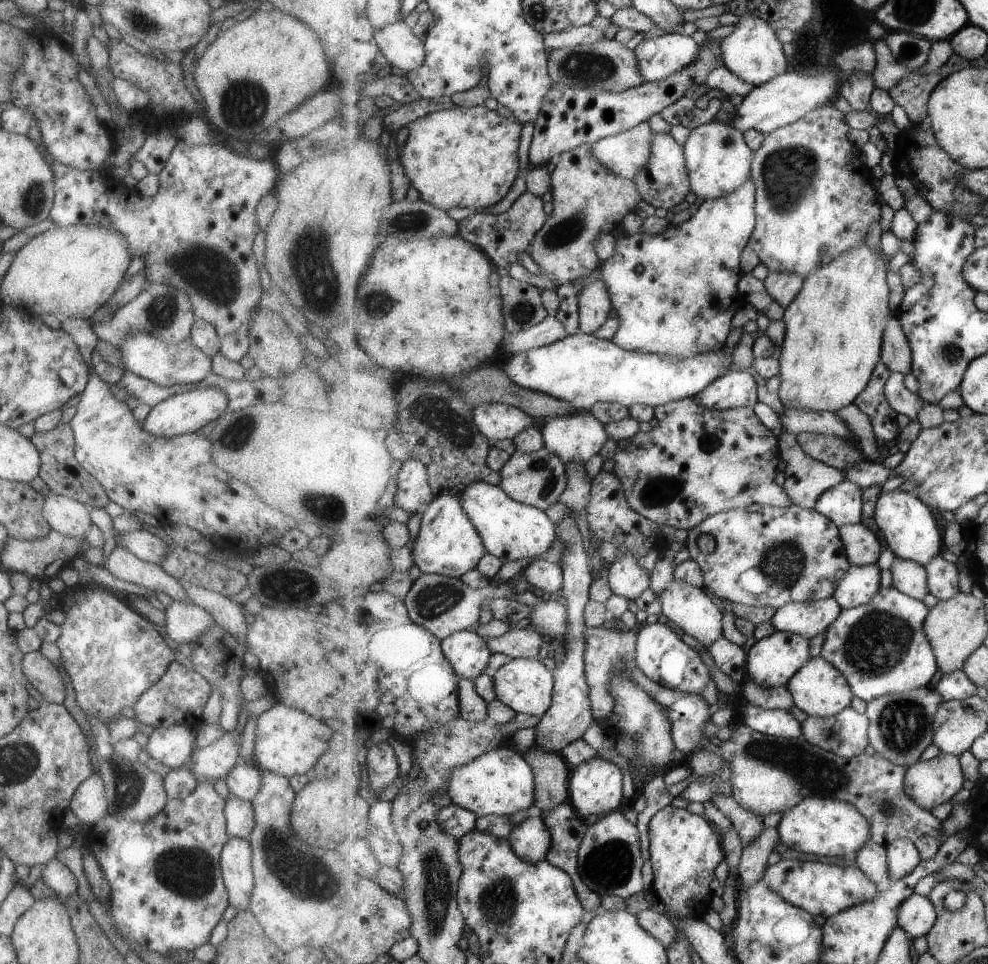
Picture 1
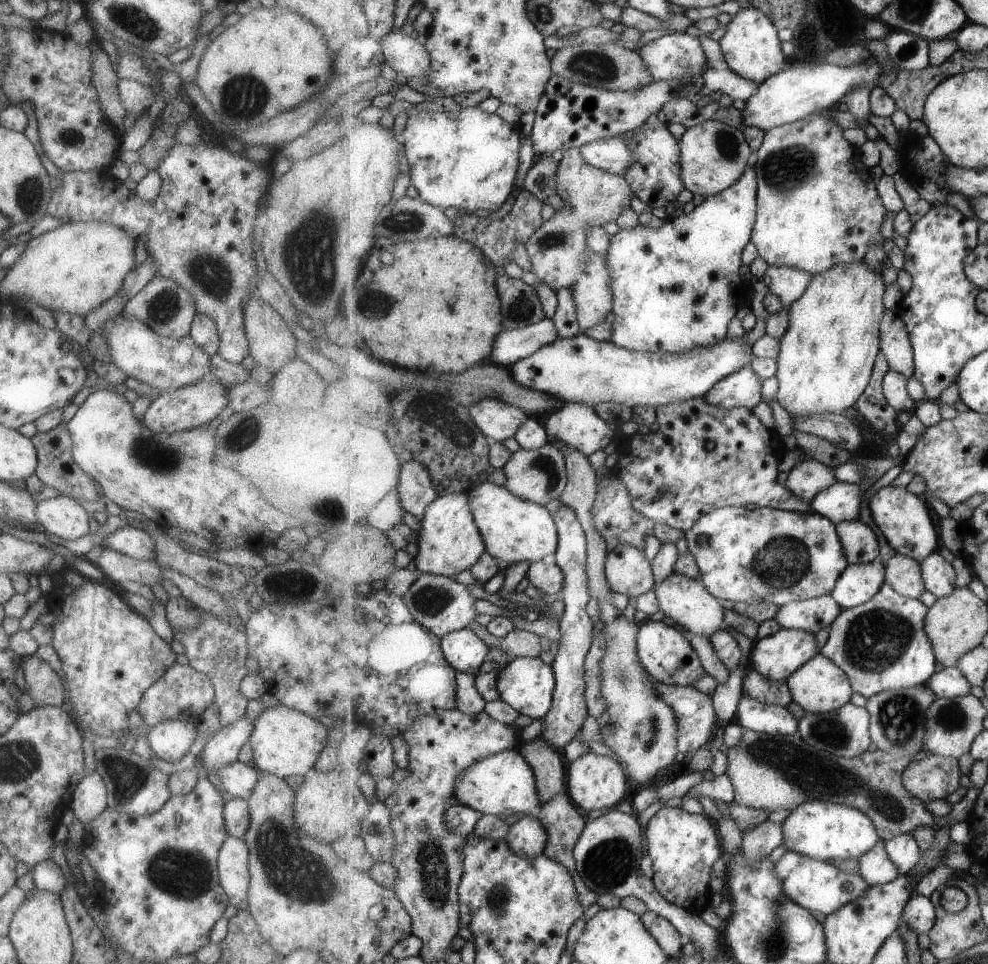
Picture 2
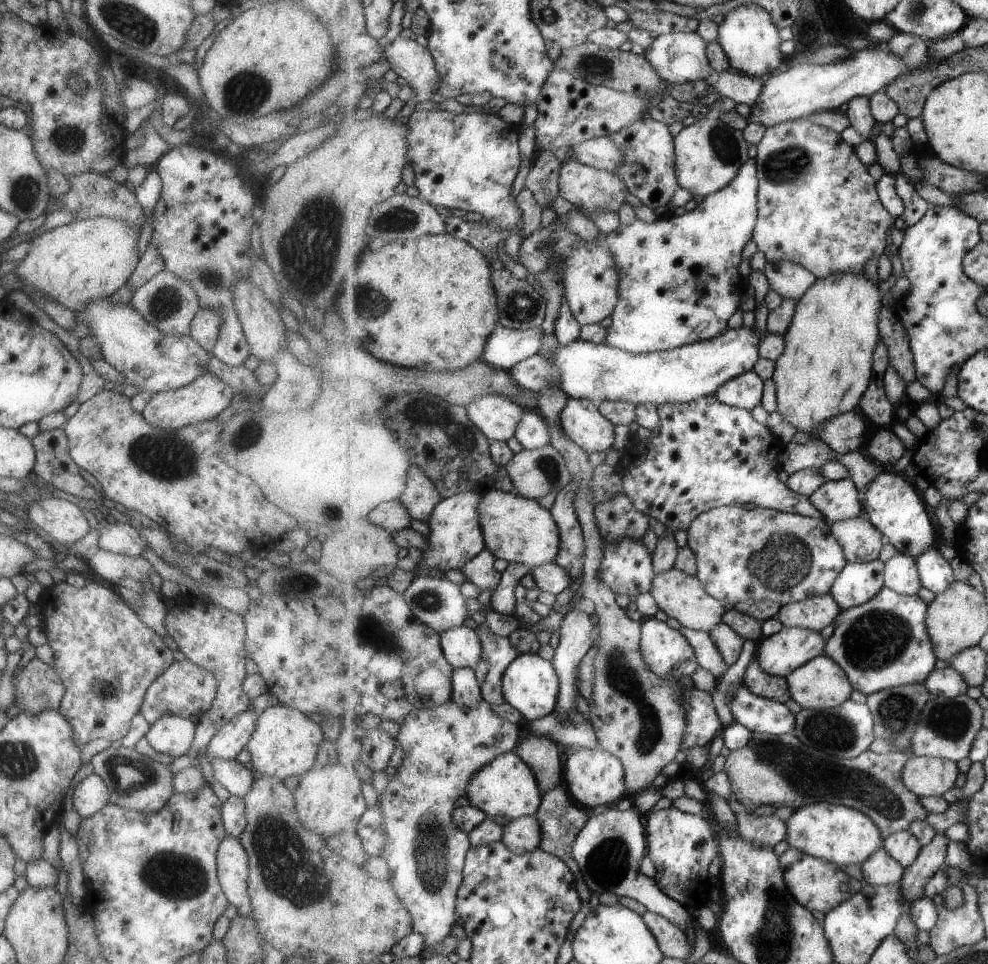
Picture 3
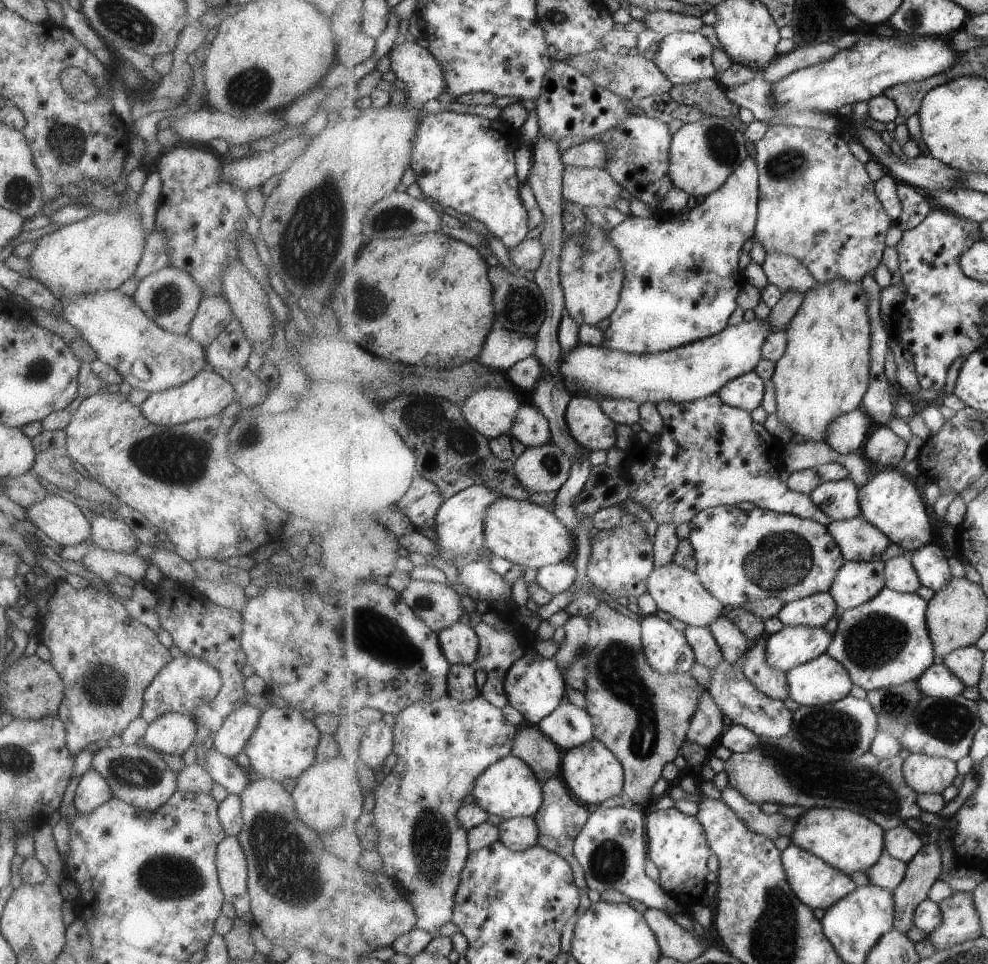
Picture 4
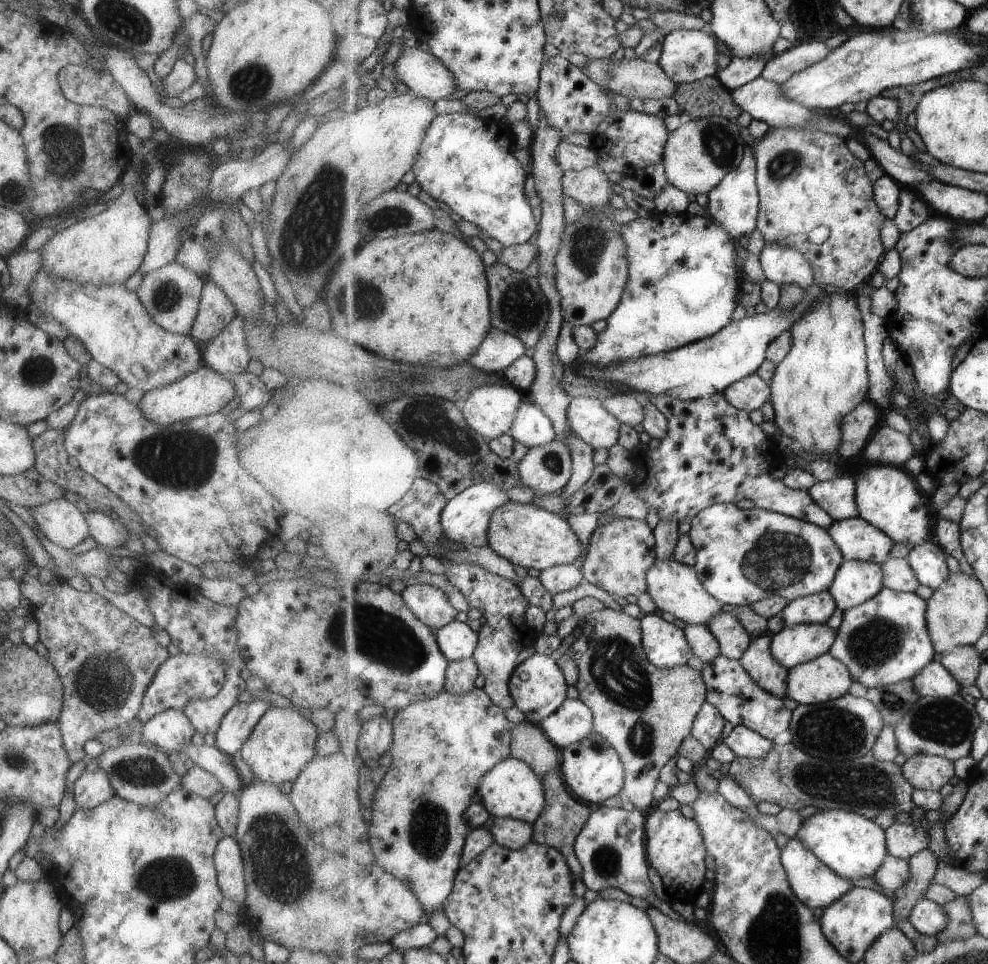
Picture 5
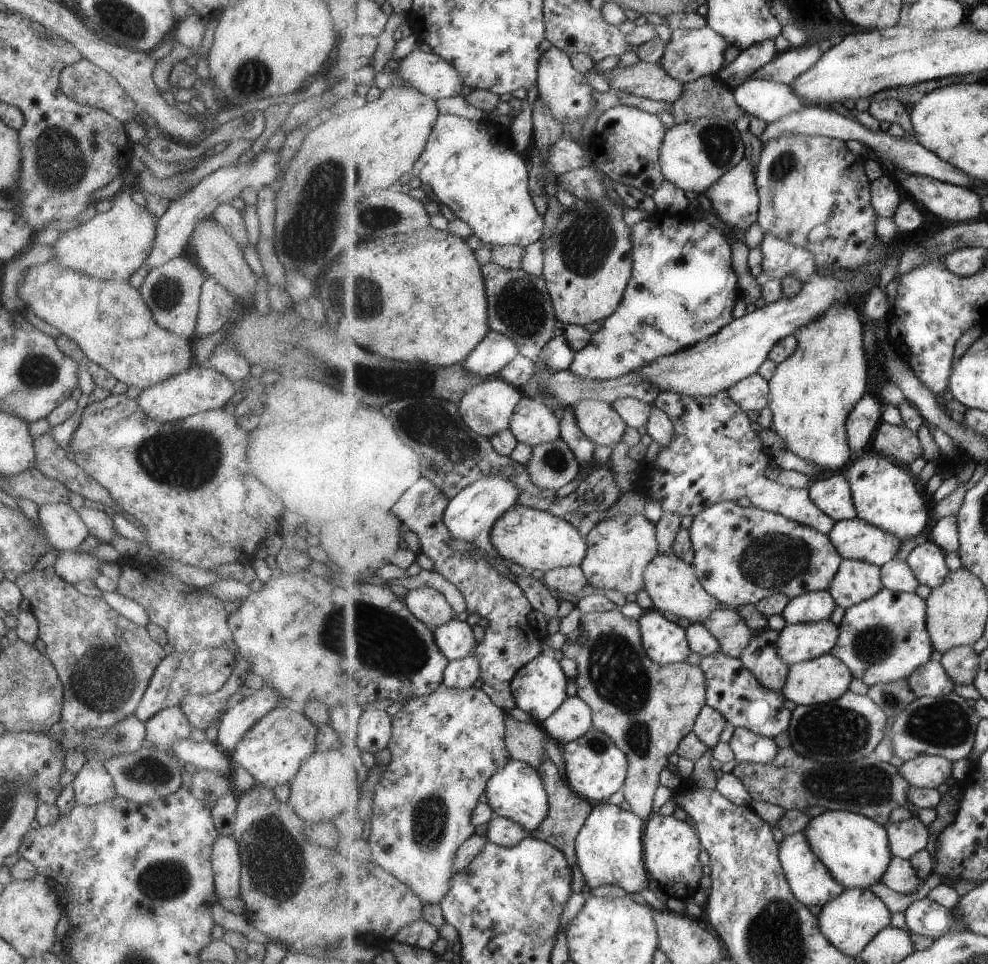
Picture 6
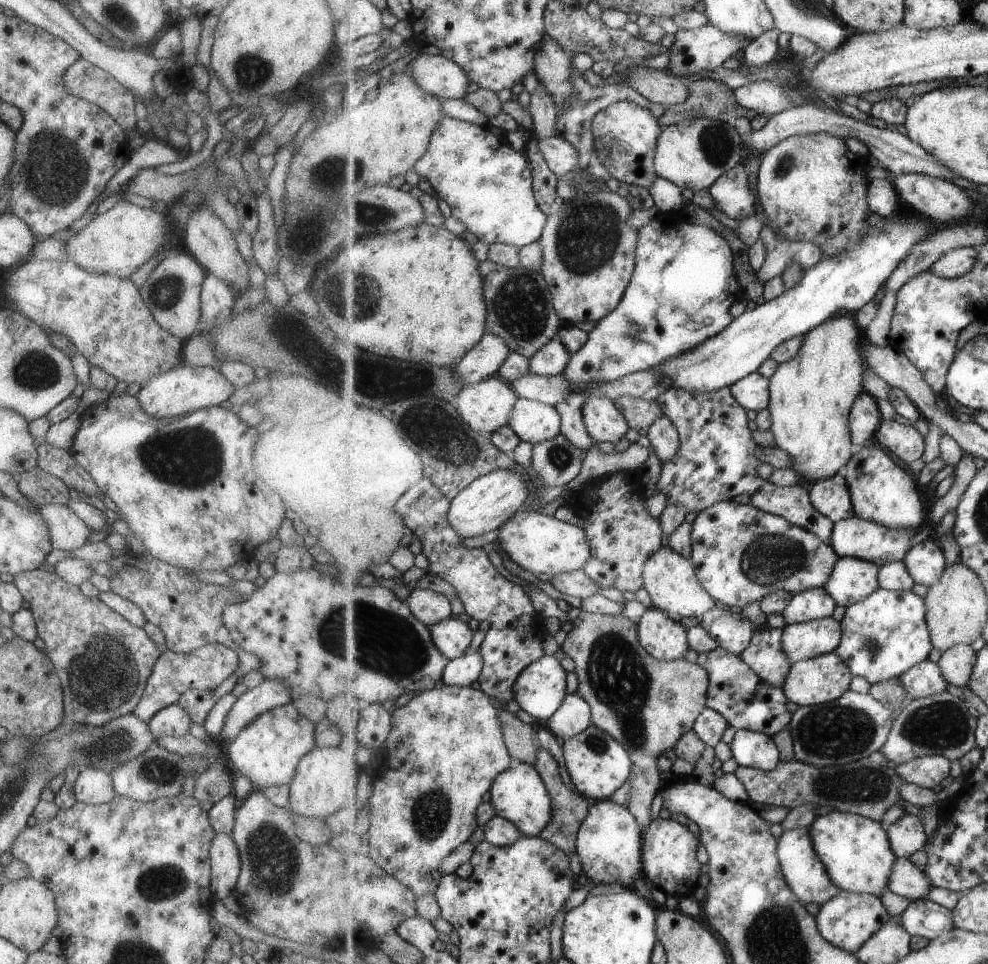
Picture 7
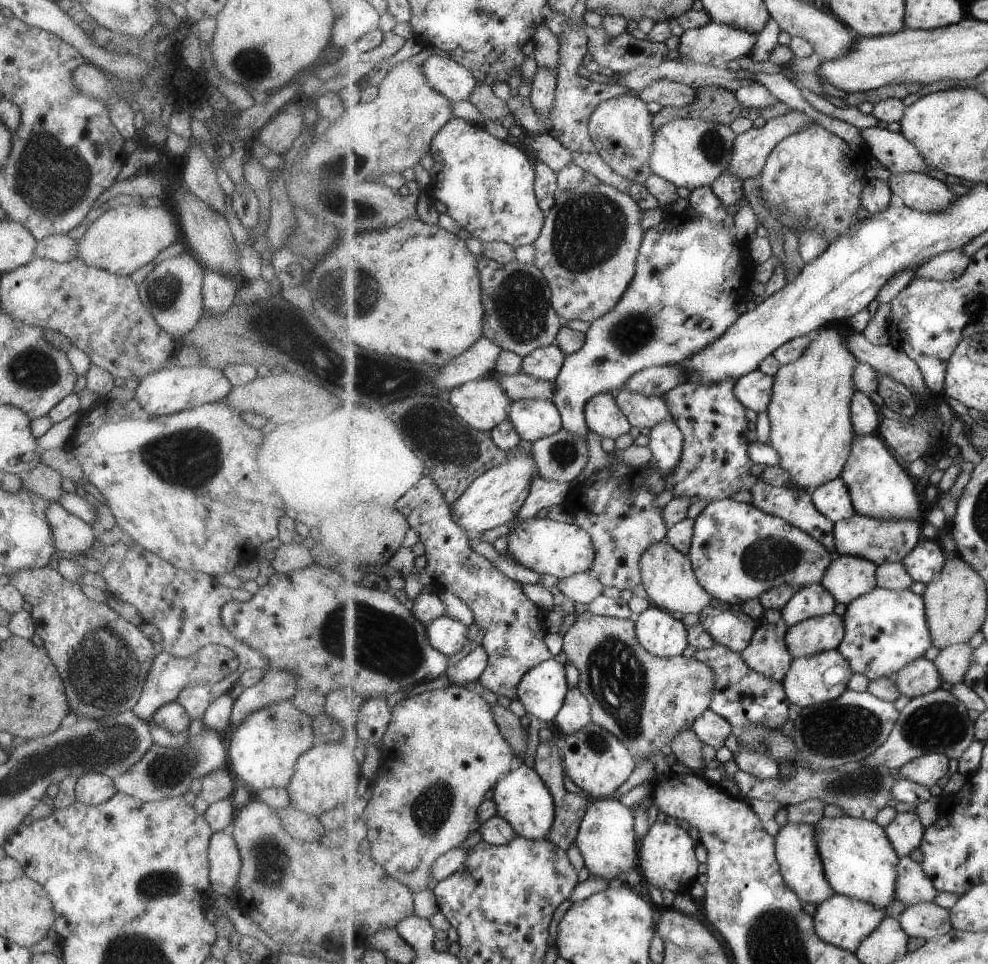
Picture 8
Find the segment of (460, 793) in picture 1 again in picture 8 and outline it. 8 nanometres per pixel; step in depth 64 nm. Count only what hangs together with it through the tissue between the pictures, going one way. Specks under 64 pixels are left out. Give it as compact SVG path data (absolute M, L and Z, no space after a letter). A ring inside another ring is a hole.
M523 763L506 775L494 789L498 815L511 823L518 837L528 840L548 839L556 820L556 803L551 790L535 768Z

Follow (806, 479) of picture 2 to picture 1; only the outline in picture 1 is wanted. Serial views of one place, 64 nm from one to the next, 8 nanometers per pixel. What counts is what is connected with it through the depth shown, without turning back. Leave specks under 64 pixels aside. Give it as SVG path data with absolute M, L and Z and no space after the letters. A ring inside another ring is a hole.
M783 429L778 437L781 458L787 462L785 482L783 484L785 490L788 491L789 498L793 499L794 505L813 510L817 506L821 495L832 486L837 486L837 484L843 482L845 480L845 474L839 469L811 458L797 442L796 434Z

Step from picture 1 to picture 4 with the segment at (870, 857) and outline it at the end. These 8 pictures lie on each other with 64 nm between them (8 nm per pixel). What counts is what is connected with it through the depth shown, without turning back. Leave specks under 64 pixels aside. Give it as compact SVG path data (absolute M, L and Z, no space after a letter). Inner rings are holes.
M886 850L866 874L871 883L895 890L905 880L907 869L907 862L895 858Z

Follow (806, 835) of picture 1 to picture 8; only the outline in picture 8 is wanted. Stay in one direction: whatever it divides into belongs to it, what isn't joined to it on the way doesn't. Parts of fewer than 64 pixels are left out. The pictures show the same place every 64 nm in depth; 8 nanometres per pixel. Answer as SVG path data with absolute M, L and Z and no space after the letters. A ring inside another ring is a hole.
M846 815L823 817L815 824L817 842L824 862L825 874L836 894L845 894L857 900L873 902L886 908L898 898L897 864L900 855L889 840L885 827L874 820Z

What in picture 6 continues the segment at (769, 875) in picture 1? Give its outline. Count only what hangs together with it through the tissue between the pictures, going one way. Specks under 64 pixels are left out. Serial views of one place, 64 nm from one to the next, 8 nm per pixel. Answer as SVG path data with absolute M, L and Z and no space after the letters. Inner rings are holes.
M805 831L796 832L782 840L780 844L780 860L784 866L785 874L788 876L789 884L792 886L792 891L808 907L824 907L828 902L835 900L845 892L844 884L837 882L837 878L833 878L832 871L815 854Z

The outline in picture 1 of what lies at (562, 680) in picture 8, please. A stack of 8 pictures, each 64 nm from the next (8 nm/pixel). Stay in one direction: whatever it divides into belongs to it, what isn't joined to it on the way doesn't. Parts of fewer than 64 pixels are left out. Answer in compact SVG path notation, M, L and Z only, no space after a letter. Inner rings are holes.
M510 659L494 676L497 699L515 712L543 716L553 706L552 696L556 678L554 670L549 670L543 661L538 659Z

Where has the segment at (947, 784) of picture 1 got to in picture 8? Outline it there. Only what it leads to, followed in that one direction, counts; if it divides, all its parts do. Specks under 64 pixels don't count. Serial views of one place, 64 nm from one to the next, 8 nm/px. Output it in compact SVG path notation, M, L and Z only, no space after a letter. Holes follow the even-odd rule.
M931 749L929 753L904 764L896 773L930 788L937 784L947 772L950 772L951 761L947 752L945 754L936 753Z

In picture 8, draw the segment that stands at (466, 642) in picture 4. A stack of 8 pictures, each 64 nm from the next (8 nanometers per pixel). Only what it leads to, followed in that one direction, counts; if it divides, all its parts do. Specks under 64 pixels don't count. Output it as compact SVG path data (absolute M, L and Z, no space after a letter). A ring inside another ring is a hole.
M447 615L430 623L427 630L429 643L448 658L469 643L469 627Z

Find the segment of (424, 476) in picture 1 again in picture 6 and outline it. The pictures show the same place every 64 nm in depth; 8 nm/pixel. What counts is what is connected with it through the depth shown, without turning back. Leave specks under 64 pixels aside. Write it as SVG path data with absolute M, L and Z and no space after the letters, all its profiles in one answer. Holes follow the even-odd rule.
M421 477L402 497L391 512L401 518L403 527L413 530L419 535L423 553L430 557L434 562L434 570L440 573L446 580L450 581L462 593L467 604L467 612L478 614L480 618L486 618L488 626L485 628L485 636L476 646L474 655L481 661L481 681L482 689L493 699L497 706L508 712L518 706L515 695L513 694L512 682L516 674L520 672L523 666L529 664L534 658L541 655L541 647L545 647L543 638L537 635L537 630L529 622L529 614L533 612L534 606L525 596L525 591L519 584L497 572L487 556L485 551L473 547L469 551L457 552L449 544L453 540L453 535L449 532L449 527L445 526L444 516L448 509L451 499L438 487L436 483L428 478Z

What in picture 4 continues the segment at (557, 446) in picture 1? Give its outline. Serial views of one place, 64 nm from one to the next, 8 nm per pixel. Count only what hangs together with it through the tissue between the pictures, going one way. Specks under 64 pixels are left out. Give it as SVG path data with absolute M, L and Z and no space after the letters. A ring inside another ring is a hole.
M574 395L567 408L567 424L577 442L590 451L607 451L618 441L618 424L601 406L601 400Z

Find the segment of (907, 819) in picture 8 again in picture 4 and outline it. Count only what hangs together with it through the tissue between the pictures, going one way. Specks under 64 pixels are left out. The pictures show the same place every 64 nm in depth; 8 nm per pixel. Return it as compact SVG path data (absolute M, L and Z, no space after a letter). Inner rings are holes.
M906 825L897 826L893 830L888 830L885 834L885 848L895 858L903 862L911 862L921 848L925 846L924 836L920 832L911 830Z

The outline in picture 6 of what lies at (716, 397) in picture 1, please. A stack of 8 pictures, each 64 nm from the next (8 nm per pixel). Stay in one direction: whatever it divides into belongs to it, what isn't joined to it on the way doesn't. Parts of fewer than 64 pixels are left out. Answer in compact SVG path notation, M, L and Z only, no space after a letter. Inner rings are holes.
M758 372L737 382L729 389L733 402L747 412L760 412L770 403L771 388L769 381Z

